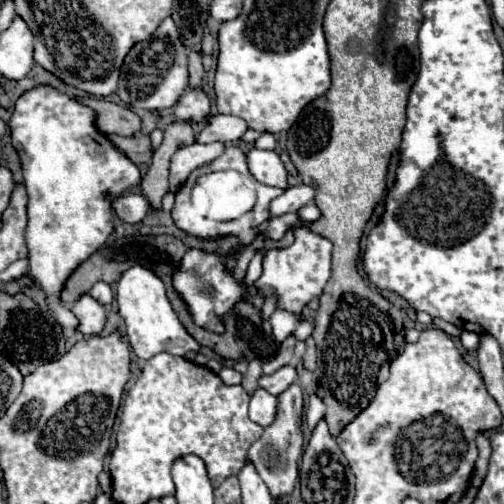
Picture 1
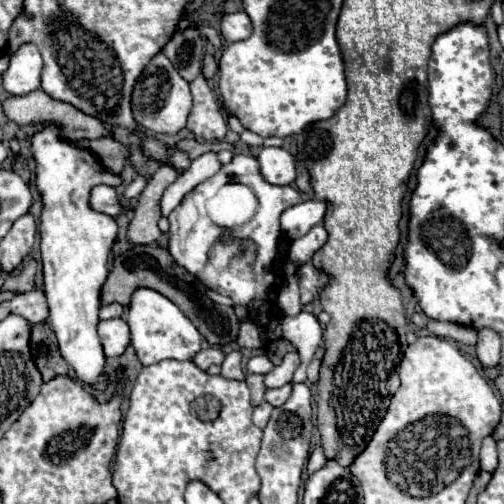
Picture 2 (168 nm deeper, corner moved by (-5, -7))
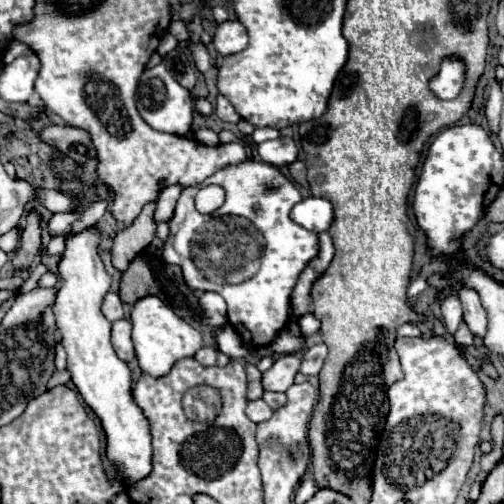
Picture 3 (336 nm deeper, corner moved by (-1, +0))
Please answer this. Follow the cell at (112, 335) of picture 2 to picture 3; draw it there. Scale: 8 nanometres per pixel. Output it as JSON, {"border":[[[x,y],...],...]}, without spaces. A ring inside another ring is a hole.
{"border":[[[128,319],[112,323],[112,345],[122,361],[130,361],[134,357],[134,345],[130,333],[132,333],[132,323]]]}

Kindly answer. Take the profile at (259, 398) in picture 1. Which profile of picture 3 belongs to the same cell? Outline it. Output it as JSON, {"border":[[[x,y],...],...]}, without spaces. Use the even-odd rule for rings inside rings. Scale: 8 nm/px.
{"border":[[[256,399],[256,401],[250,401],[250,403],[248,403],[246,415],[248,415],[254,423],[262,423],[262,421],[268,421],[268,419],[272,417],[272,409],[270,409],[262,399]]]}

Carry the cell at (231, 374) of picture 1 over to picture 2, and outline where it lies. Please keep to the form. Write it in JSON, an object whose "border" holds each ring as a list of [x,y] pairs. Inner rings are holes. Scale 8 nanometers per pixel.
{"border":[[[234,350],[226,356],[226,360],[222,362],[222,376],[232,378],[232,380],[244,380],[244,372],[242,372],[242,352]]]}

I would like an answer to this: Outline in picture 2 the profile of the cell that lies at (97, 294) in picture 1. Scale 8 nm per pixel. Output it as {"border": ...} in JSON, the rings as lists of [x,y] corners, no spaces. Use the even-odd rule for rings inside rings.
{"border":[[[108,304],[108,306],[102,306],[100,310],[100,318],[102,320],[110,320],[110,318],[120,318],[124,314],[124,308],[120,304]]]}

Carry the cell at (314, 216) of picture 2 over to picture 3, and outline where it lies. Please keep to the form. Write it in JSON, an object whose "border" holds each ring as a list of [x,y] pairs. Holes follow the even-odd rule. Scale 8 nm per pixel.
{"border":[[[306,197],[292,207],[290,219],[304,229],[314,233],[328,231],[332,221],[332,205],[328,199],[322,197]]]}

